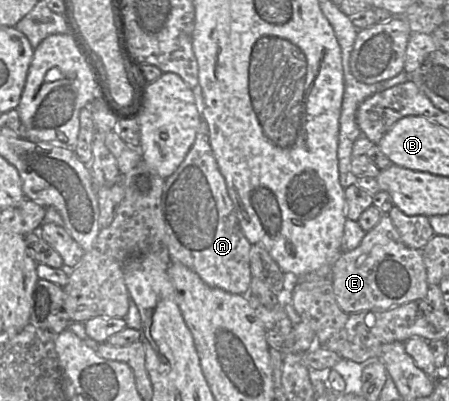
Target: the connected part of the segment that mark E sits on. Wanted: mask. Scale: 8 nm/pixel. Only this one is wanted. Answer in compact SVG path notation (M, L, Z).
M384 214L353 250L341 253L332 269L333 292L345 313L384 311L427 296L429 284L421 249L405 246L391 218Z

